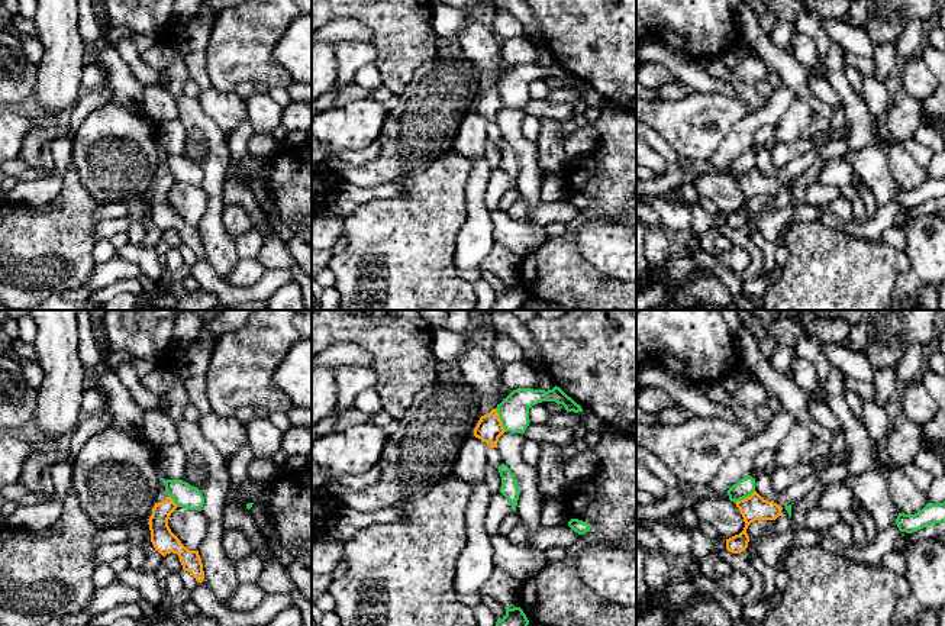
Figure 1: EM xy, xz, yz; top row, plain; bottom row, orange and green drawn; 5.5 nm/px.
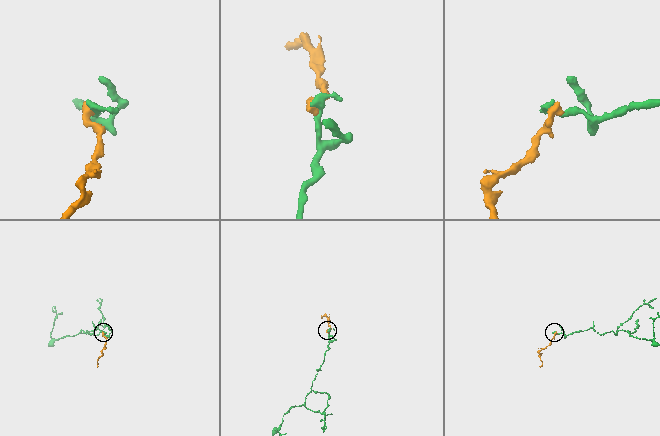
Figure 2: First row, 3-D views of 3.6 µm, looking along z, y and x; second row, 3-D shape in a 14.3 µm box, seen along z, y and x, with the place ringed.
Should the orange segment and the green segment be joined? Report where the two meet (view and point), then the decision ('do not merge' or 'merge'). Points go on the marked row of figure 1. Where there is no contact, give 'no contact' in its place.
contact xz (500, 420); do not merge

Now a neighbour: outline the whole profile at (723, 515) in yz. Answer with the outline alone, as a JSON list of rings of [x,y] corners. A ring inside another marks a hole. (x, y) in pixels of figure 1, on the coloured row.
[[[690,488],[688,504],[696,512],[699,523],[710,523],[723,539],[739,535],[745,527],[736,504],[719,494]]]

